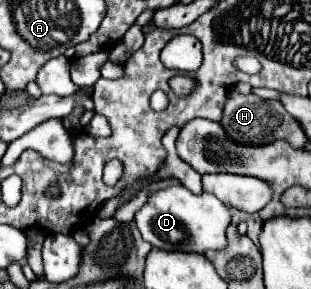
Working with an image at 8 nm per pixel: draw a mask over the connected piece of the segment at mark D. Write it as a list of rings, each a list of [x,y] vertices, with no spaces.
[[[172,185],[162,191],[150,193],[146,205],[136,213],[136,225],[142,239],[156,249],[182,251],[182,253],[206,253],[226,247],[226,229],[232,221],[228,207],[212,193],[194,195],[184,185]]]

